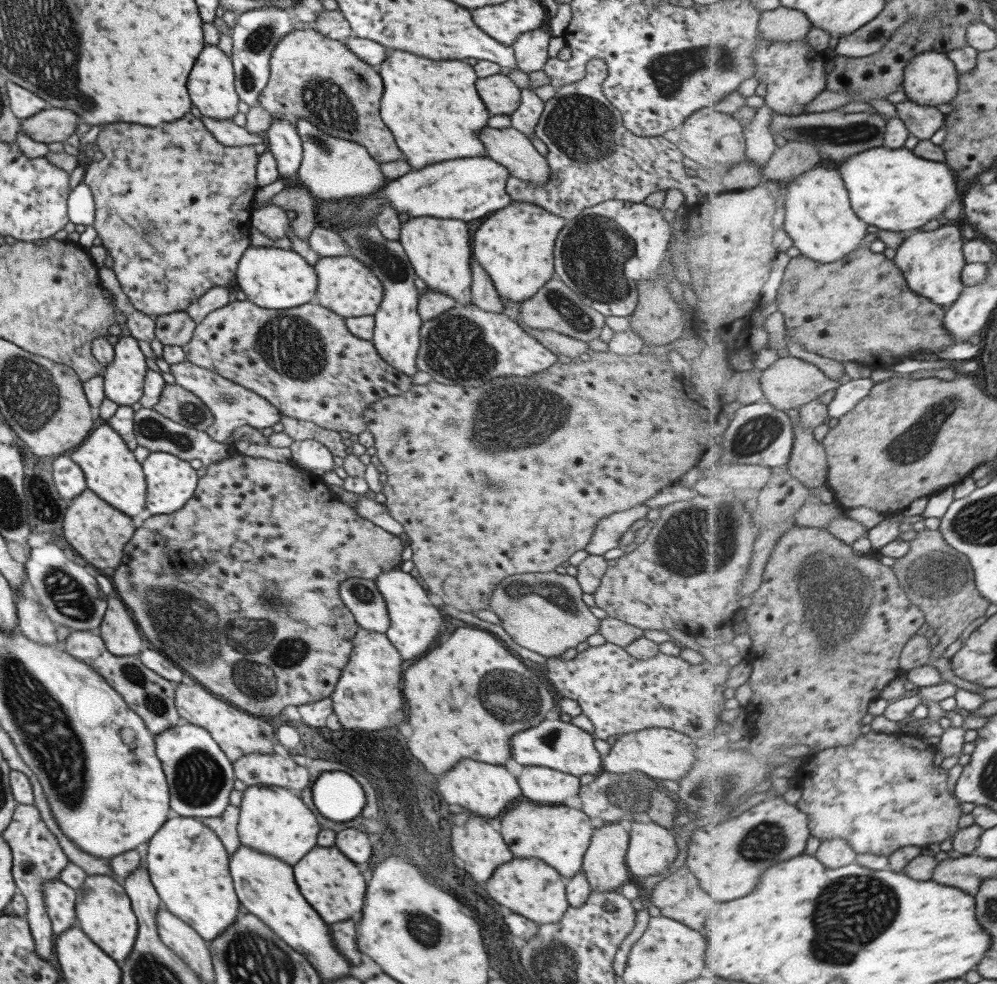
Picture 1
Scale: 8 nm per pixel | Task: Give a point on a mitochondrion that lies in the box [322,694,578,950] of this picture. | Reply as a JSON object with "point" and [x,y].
{"point":[409,813]}

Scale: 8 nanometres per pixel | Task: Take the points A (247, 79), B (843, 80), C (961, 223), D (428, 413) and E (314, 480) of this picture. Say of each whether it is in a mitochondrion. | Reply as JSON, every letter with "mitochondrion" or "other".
{"A":"mitochondrion","B":"other","C":"other","D":"other","E":"other"}

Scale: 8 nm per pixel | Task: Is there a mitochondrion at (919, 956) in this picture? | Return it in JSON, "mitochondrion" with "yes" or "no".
{"mitochondrion":"no"}

